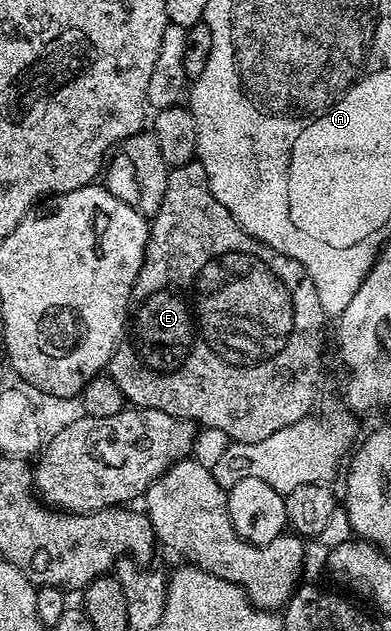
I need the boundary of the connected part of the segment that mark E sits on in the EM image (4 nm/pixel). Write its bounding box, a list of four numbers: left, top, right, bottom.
[108,158,328,442]

